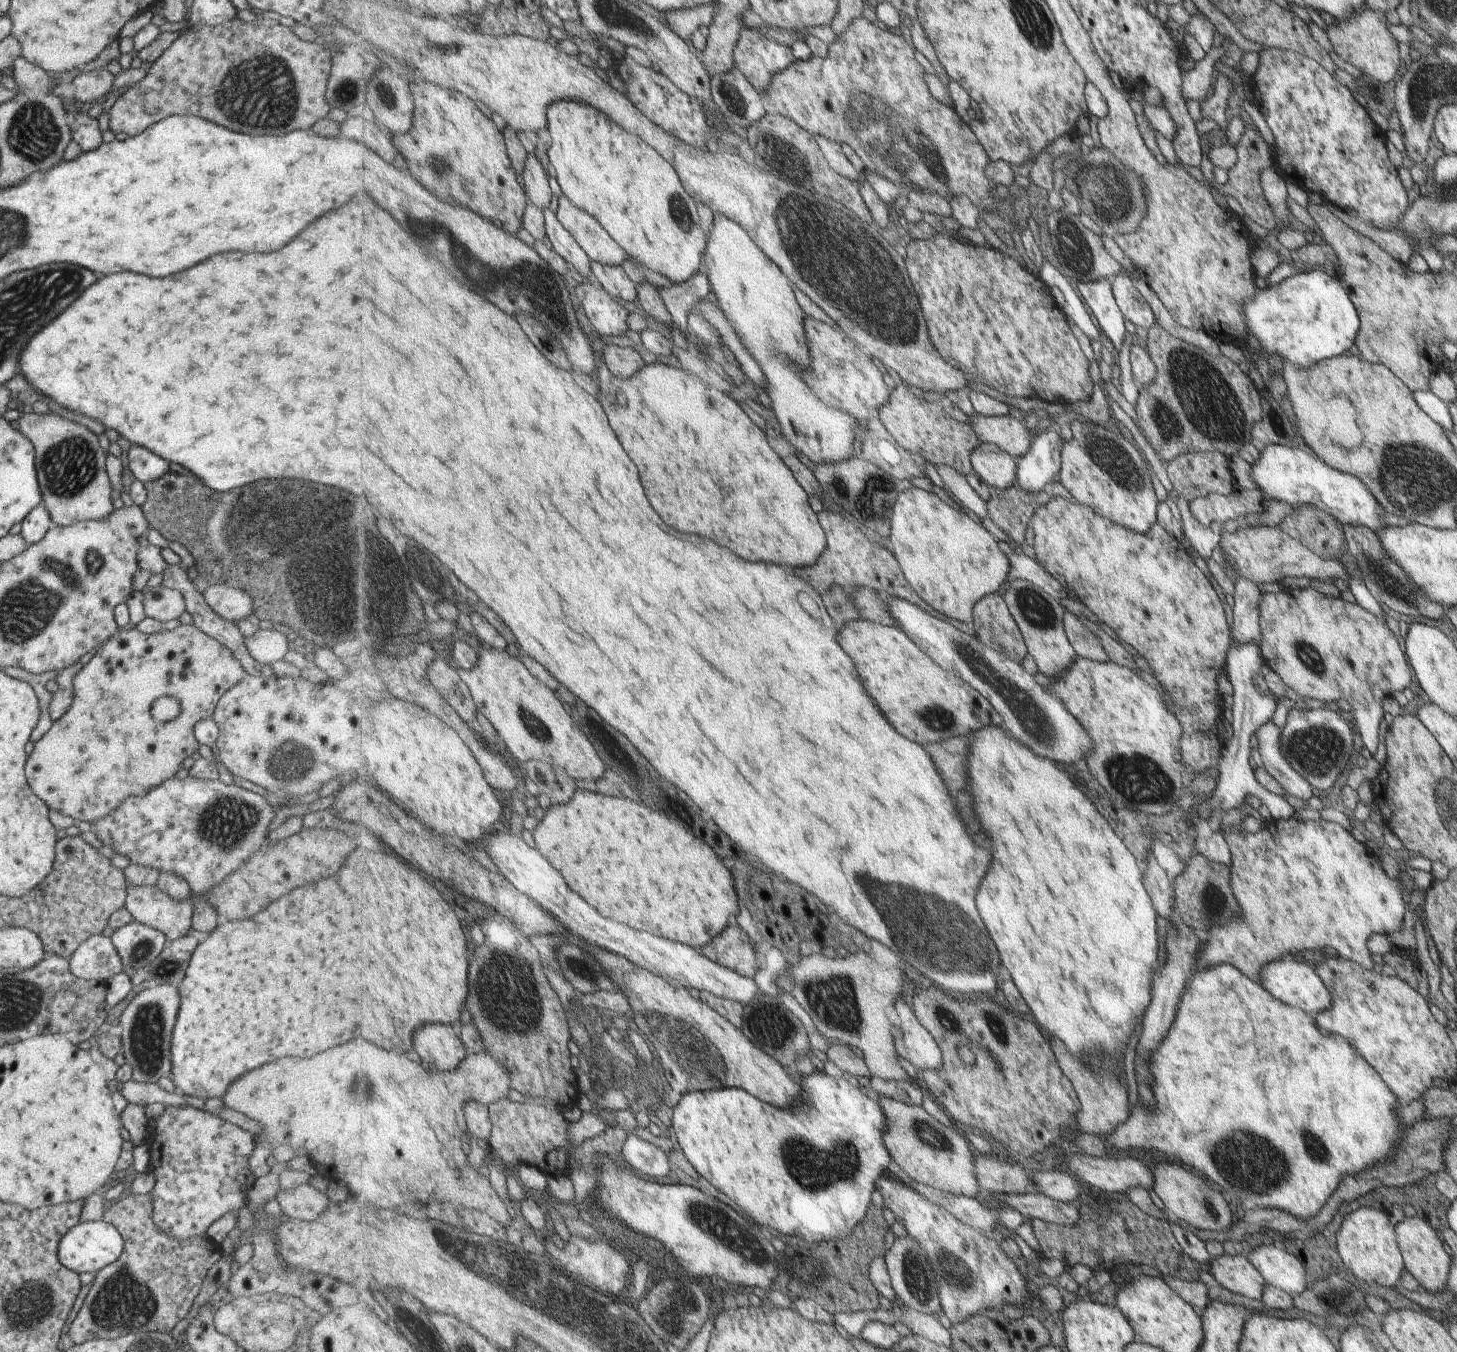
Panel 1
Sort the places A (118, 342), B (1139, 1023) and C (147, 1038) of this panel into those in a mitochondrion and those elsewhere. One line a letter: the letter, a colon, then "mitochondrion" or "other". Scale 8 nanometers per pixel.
A: other
B: other
C: mitochondrion

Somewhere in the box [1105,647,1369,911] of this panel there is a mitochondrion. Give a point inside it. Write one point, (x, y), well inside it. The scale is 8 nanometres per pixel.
(1314, 748)

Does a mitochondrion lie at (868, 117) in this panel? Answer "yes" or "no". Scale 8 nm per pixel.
yes

